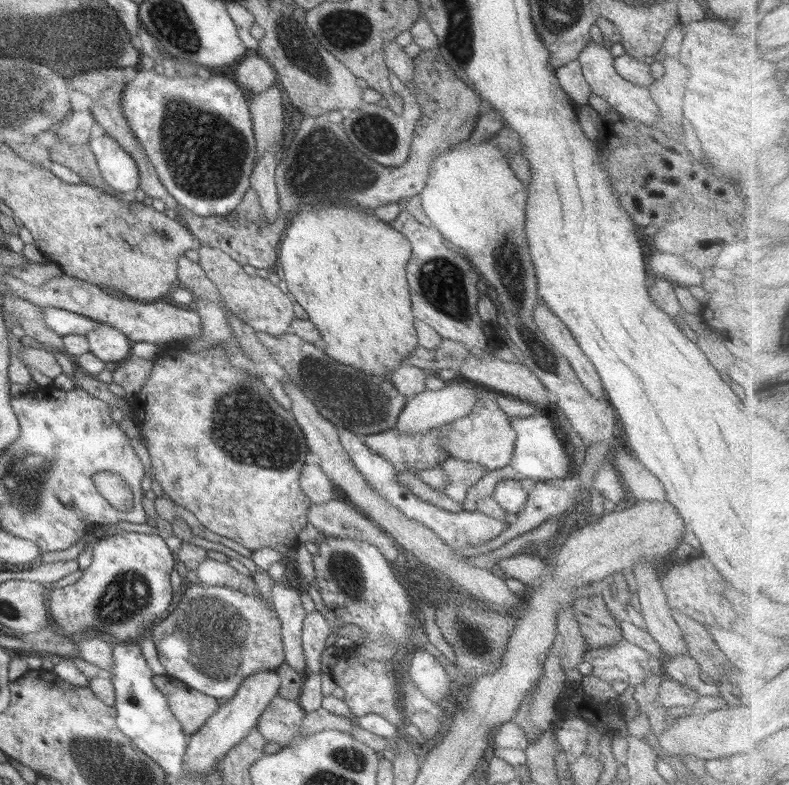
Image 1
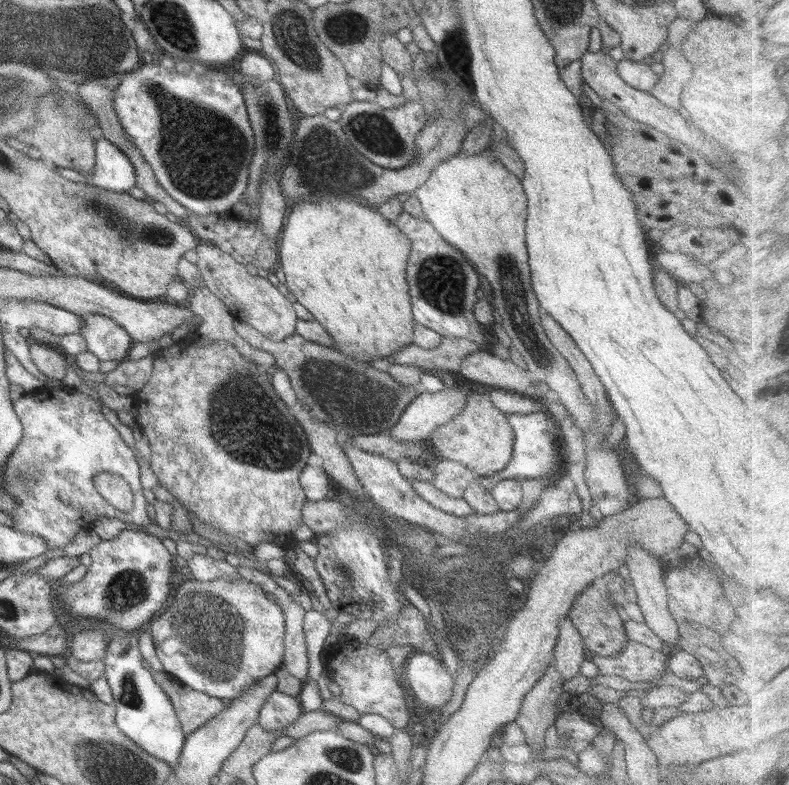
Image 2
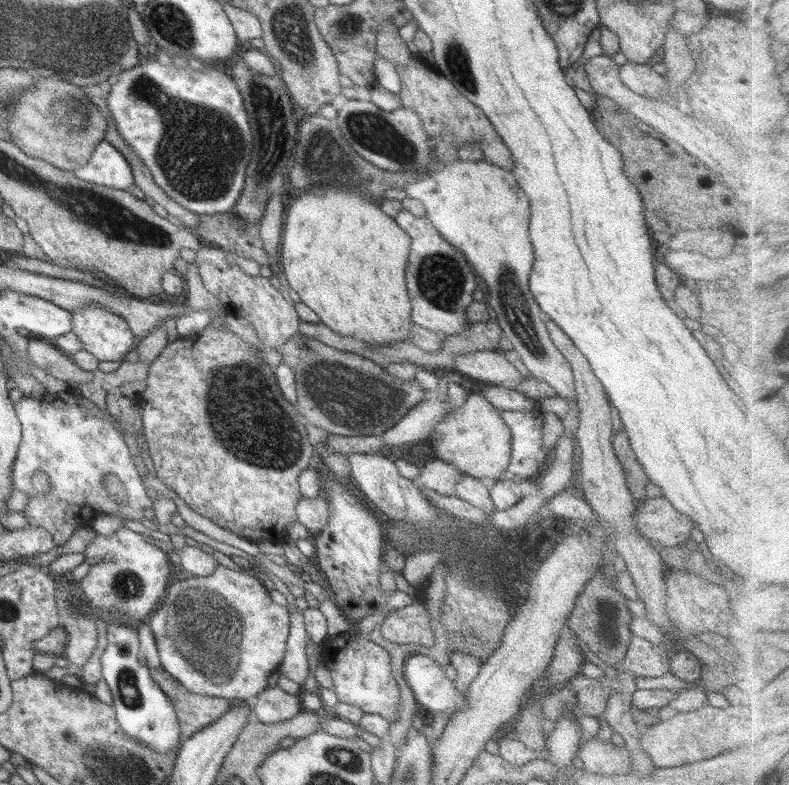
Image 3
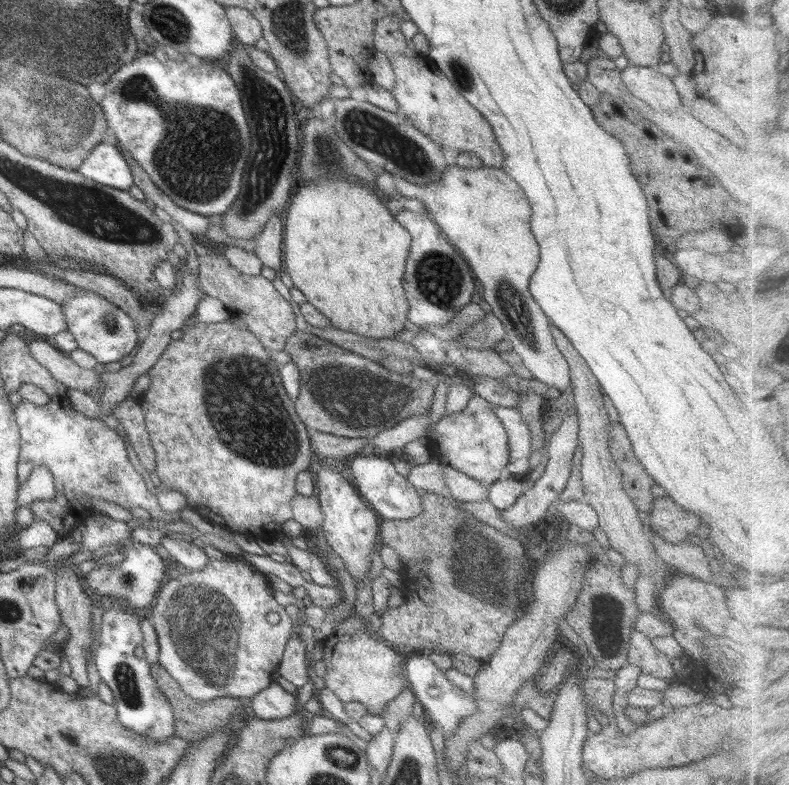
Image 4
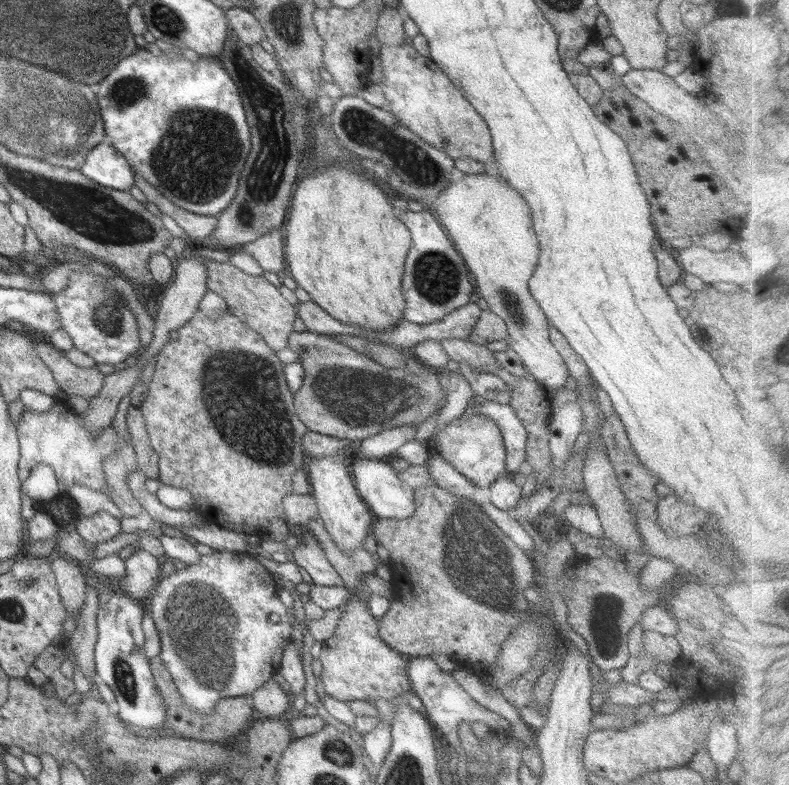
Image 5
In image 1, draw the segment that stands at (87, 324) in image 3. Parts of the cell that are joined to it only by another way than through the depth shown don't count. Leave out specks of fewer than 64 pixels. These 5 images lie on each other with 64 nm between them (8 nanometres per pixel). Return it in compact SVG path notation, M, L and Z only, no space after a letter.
M98 324L99 326L93 332L88 332L85 335L91 354L104 363L115 364L119 364L132 355L131 347L134 345L132 341L116 328L108 324Z

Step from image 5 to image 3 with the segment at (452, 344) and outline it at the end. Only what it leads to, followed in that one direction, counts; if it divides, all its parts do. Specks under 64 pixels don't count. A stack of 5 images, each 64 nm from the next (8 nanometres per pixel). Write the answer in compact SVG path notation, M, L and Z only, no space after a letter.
M495 351L462 354L454 364L456 376L466 375L486 384L515 388L525 378L504 355Z

